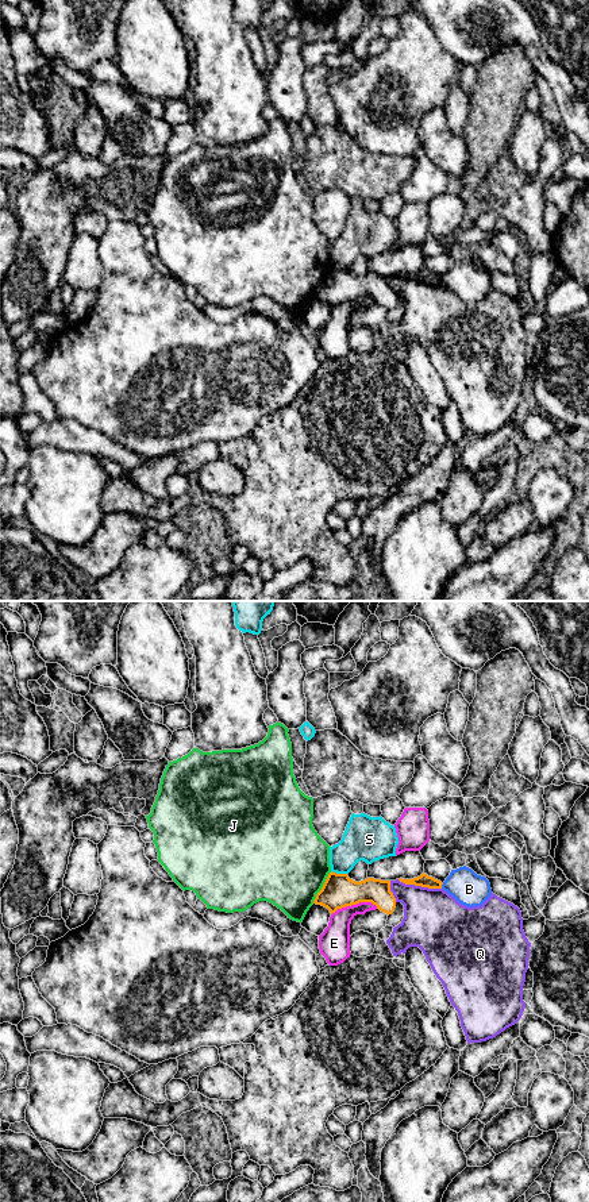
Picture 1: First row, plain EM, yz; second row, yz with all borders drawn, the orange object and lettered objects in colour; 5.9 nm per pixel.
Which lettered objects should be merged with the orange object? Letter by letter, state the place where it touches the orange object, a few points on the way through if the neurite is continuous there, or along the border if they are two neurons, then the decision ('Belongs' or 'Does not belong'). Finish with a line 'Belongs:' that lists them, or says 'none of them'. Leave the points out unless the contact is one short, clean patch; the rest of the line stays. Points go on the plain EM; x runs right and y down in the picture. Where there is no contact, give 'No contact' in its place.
B: Touches orange at yz (441, 281). Boundary: yz (443, 278), (441, 282). Does not belong
E: Touches orange at yz (354, 299). Does not belong
J: Touches orange at yz (322, 282). Boundary: yz (331, 266), (312, 297). Does not belong
Q: Touches orange at yz (419, 280). Does not belong
S: Touches orange at yz (339, 269). Boundary: yz (331, 265), (346, 269). Does not belong
Belongs: none of them

